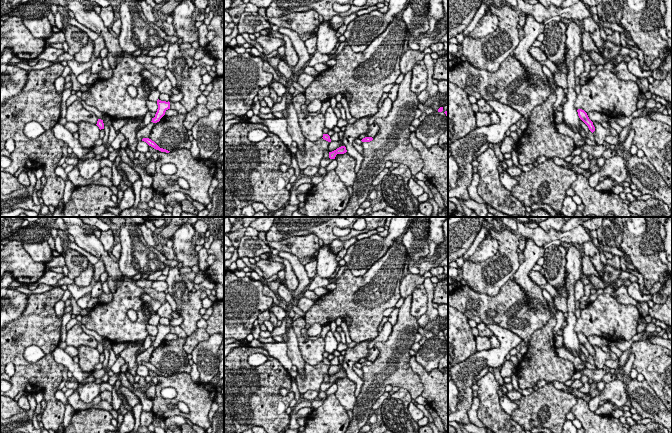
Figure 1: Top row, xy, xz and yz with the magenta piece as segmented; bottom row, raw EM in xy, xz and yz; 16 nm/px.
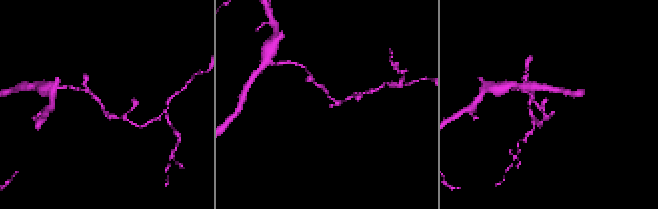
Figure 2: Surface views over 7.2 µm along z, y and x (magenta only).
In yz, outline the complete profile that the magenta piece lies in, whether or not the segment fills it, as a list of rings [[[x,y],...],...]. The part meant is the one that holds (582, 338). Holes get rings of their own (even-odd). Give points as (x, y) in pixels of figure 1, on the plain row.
[[[578,333],[577,336],[579,342],[588,350],[589,354],[593,357],[595,355],[595,351],[593,346],[589,343],[587,337],[582,333]]]

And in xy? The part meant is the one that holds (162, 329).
[[[157,324],[157,329],[158,329],[158,333],[157,336],[155,338],[155,341],[152,342],[153,347],[157,347],[160,345],[160,343],[165,339],[165,336],[170,333],[170,326],[166,326],[166,325],[161,325],[161,324]]]

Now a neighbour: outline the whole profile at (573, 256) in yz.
[[[574,244],[567,246],[567,253],[565,256],[565,287],[568,294],[568,317],[566,318],[567,325],[563,328],[562,336],[564,348],[570,353],[573,351],[578,353],[581,352],[579,347],[580,342],[578,340],[577,333],[574,330],[577,321],[577,317],[575,315],[576,301],[574,297],[574,291],[577,281],[580,280],[581,257],[581,252]]]

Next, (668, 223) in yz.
[[[667,217],[665,221],[666,237],[664,239],[664,250],[666,258],[672,263],[672,217]]]

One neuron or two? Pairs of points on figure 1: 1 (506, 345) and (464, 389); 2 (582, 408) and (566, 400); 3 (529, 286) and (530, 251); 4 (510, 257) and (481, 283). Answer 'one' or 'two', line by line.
1: one
2: two
3: one
4: one

